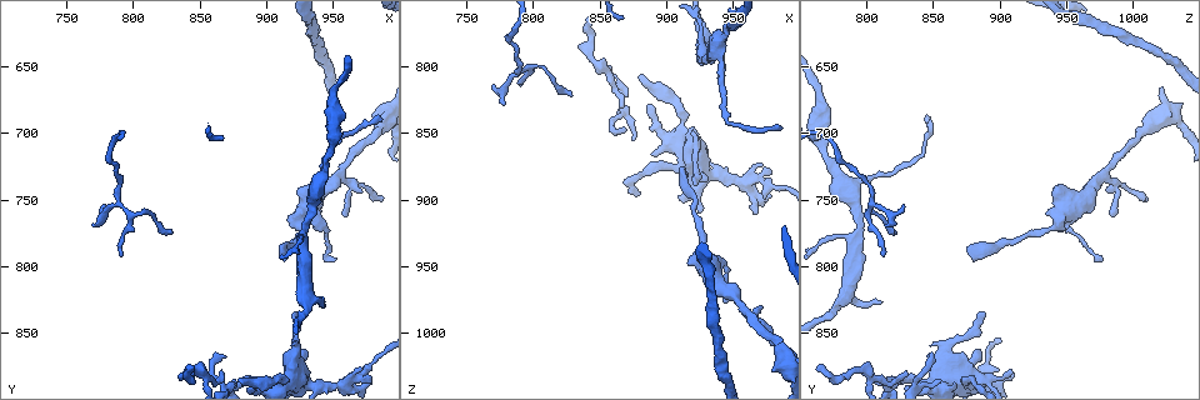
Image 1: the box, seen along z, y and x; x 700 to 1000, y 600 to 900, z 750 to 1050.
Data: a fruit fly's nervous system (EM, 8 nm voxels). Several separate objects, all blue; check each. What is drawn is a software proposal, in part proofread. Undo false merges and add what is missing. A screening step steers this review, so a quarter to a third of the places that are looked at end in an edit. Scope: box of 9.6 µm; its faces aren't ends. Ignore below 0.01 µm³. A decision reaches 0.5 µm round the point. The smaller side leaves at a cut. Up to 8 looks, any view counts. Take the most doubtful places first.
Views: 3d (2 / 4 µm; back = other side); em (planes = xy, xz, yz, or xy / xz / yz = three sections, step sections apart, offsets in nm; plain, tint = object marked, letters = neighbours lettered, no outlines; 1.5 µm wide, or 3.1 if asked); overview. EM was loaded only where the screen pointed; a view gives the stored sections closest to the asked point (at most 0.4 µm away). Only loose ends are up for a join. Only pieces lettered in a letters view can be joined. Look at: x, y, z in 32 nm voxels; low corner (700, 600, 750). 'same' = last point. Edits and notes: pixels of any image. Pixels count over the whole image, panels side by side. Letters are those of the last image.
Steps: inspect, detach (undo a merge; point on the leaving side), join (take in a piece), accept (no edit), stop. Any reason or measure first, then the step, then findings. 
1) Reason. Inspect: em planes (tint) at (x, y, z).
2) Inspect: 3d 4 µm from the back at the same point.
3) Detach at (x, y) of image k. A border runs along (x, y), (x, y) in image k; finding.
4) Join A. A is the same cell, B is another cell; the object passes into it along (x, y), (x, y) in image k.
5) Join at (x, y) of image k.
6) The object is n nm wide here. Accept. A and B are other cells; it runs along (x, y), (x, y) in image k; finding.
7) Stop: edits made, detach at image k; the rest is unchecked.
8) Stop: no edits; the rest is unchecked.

Inspect: 3d 4 µm at (910, 786, 876).

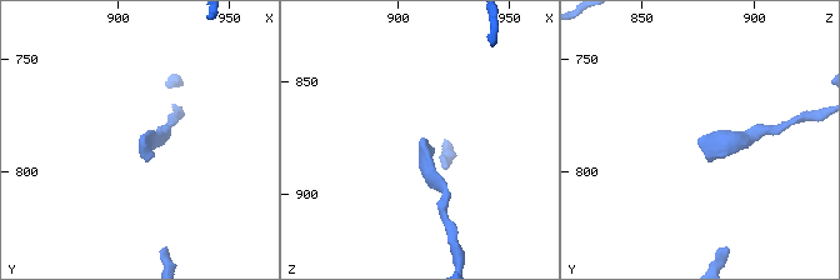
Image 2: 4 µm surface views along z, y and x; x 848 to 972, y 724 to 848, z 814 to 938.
Now the EM. Inspect: em xz step 8 (letters) at (910, 787, 876).

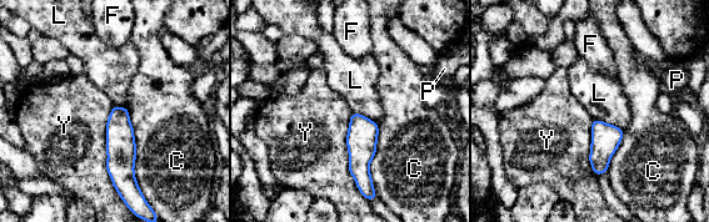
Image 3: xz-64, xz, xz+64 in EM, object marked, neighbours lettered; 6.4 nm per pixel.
The longest contact is with Y, 600 nm. Accept. C, F, L, P and Y are other cells; no lettered piece goes on from it.

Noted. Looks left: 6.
Tapers out. Inspect: em xz step 4 (tint) at (940, 824, 810).

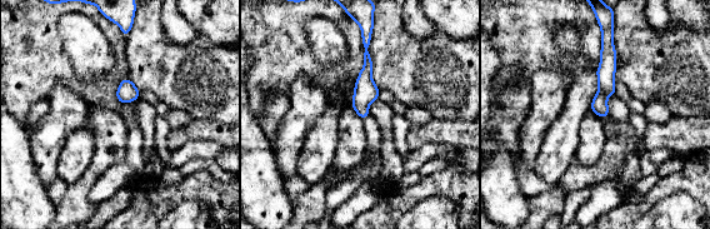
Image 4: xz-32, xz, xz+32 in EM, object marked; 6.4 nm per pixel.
Inspect: em planes (letters) at the same point.

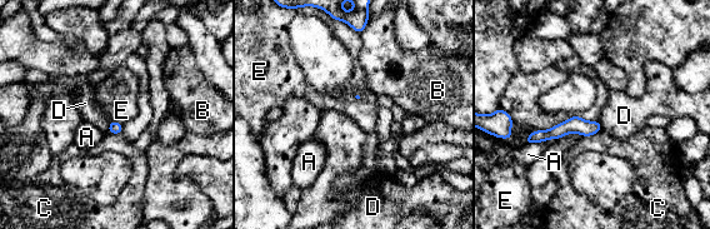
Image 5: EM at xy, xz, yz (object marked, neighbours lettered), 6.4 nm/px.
Accept. A, B, C, D and E are other cells; none of them fits.

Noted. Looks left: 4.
Inspect: 3d 2 µm from the back at (924, 878, 908).

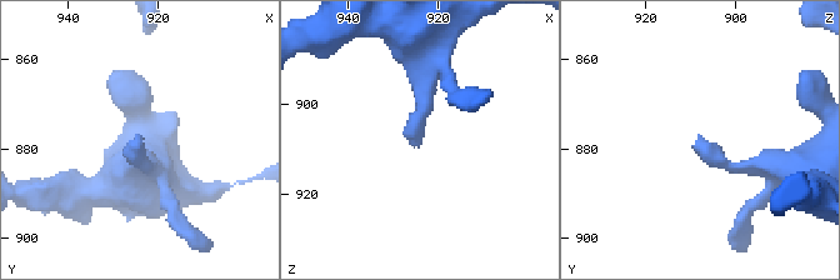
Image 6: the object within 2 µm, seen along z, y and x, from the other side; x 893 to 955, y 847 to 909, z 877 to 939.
Shape alone is not enough. Inspect: em xz step 4 (letters) at (924, 877, 909).

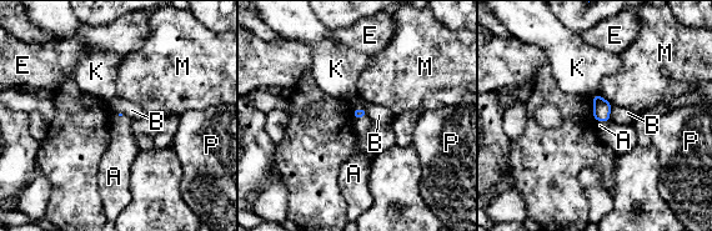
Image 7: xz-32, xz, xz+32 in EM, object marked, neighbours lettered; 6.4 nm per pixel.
Inspect: em planes (letters) at the same point.

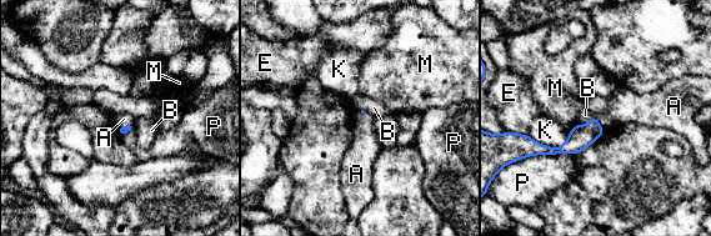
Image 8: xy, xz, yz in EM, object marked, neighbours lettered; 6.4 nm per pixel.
Join A. A is the same cell, B, E, K, M and P are other cells; the object passes into it along (581, 136), (599, 124), (625, 106) in image 8; it goes on there.

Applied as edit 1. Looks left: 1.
Stop: edits made, join at image 8; the rest is unchecked.

